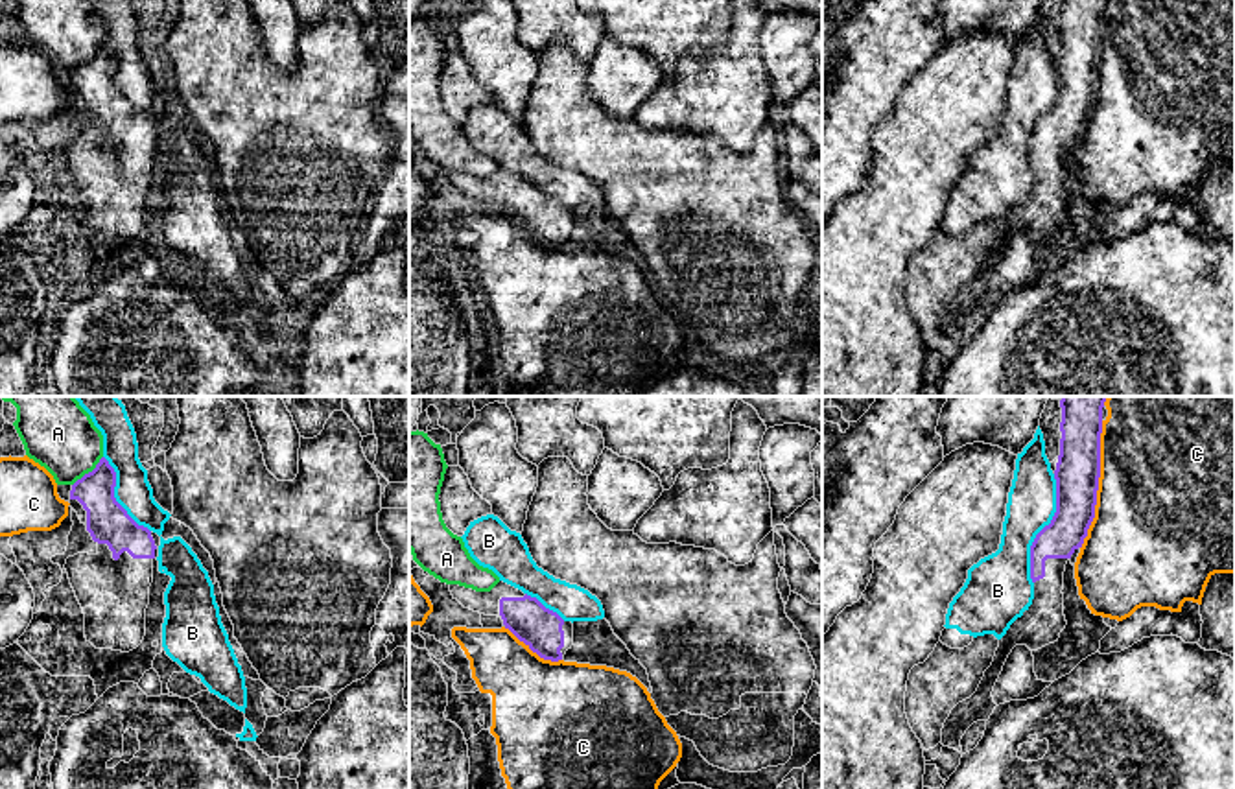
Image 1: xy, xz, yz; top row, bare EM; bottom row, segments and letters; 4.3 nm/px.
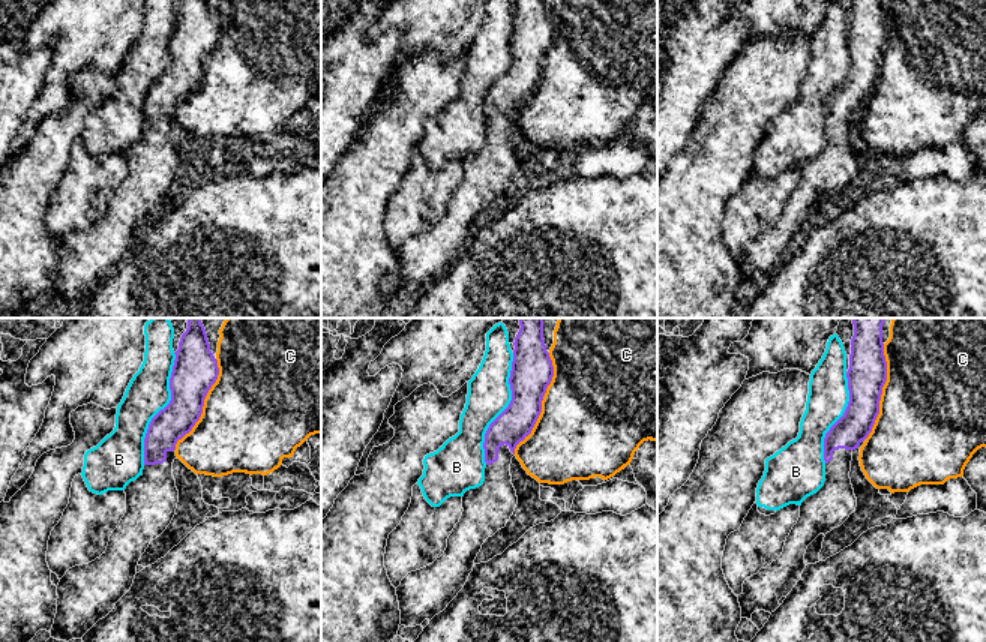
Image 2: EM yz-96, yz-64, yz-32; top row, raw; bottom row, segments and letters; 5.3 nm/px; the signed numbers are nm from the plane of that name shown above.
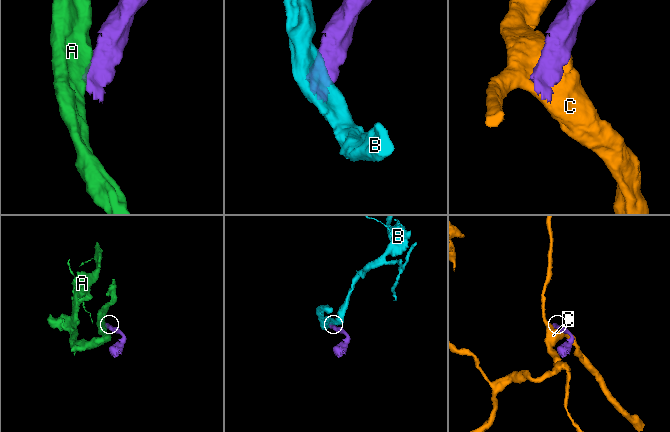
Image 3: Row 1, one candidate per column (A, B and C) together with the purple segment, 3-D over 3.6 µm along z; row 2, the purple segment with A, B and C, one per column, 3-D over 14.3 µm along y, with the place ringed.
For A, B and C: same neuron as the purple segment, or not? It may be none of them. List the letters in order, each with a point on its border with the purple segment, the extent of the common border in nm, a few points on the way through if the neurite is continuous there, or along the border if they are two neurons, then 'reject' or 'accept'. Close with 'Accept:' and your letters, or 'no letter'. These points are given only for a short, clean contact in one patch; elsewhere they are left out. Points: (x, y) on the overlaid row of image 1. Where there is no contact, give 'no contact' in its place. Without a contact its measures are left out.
A: xy (89, 472) | 190 nm | reject
B: yz (1042, 529) | 480 nm | reject
C: yz (1097, 485) | 550 nm | reject
Accept: no letter

